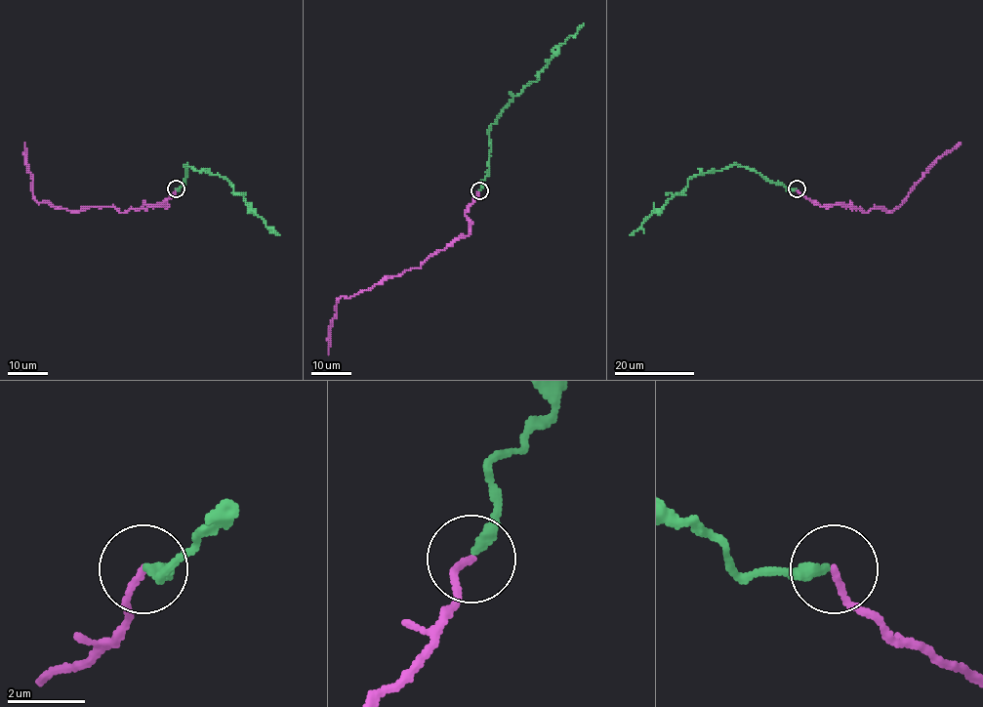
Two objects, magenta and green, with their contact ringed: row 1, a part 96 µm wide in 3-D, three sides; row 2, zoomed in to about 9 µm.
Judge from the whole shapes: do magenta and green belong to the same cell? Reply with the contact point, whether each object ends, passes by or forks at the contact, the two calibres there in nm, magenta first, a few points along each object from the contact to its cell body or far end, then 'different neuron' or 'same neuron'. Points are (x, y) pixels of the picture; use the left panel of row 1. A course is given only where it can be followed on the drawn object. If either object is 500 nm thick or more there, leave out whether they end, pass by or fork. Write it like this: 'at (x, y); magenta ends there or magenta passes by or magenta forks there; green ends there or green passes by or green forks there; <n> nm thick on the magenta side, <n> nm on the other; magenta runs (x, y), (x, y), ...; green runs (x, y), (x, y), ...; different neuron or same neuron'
at (176, 188); magenta ends there; green ends there; 160 nm thick on the magenta side, 320 nm on the other; magenta runs (176, 189), (162, 205), (167, 204), (121, 213), (114, 206), (56, 208), (37, 202), (32, 194), (24, 143); green runs (176, 189), (184, 183), (186, 164), (218, 174), (280, 235); same neuron

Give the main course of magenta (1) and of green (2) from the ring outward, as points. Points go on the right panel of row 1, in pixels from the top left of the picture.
1: (797, 189), (818, 205), (841, 204), (867, 213), (874, 206), (882, 206), (892, 211), (921, 175), (960, 143)
2: (796, 189), (787, 189), (754, 170), (732, 164), (696, 174), (632, 235)

